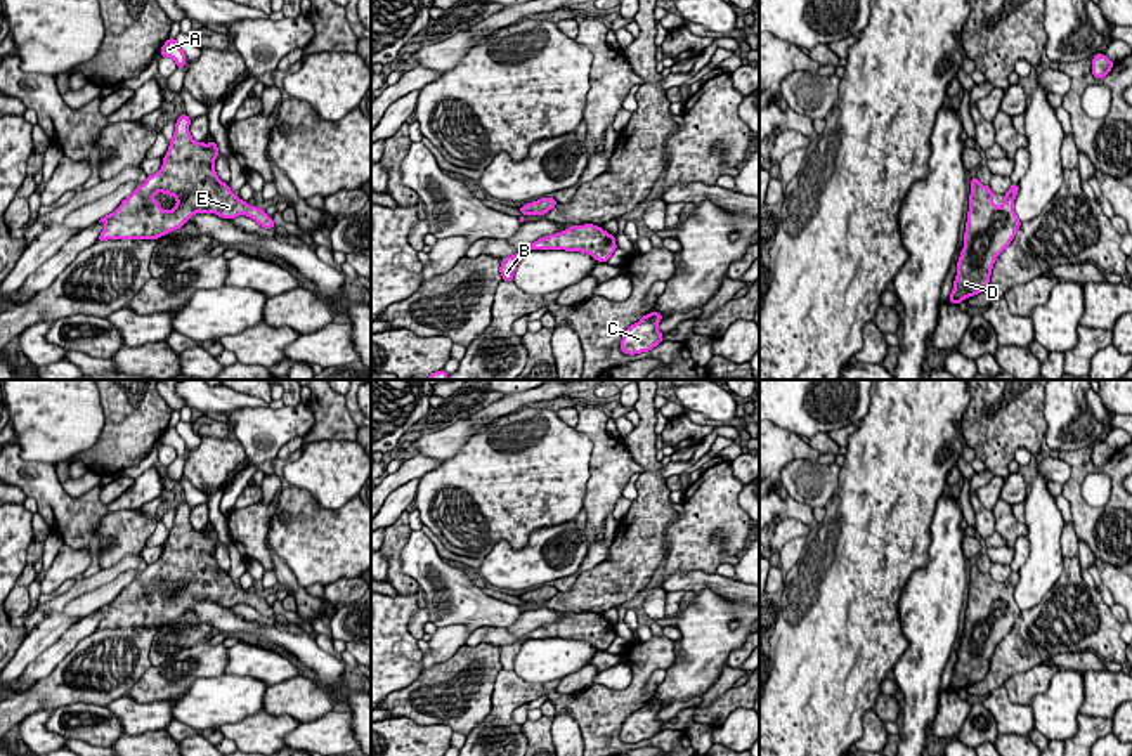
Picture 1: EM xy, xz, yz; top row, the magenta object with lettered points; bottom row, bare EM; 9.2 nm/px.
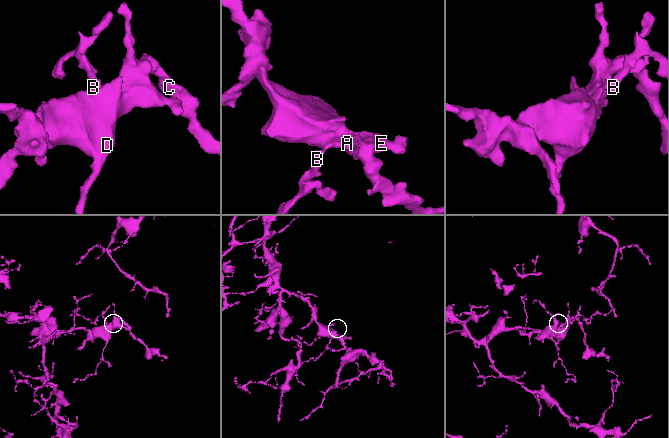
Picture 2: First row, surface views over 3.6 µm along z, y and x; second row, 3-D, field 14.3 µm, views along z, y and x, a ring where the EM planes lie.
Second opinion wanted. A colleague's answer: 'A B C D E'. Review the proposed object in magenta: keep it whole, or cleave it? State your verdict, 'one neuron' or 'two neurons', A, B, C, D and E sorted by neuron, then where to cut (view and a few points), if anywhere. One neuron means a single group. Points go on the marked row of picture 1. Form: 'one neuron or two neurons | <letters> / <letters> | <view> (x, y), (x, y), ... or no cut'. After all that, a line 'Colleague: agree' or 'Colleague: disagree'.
one neuron | A B C D E | no cut
Colleague: agree

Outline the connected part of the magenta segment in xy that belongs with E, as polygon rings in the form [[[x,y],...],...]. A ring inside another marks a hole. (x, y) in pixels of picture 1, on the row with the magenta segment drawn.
[[[184,113],[163,158],[161,168],[146,179],[121,205],[102,217],[106,227],[97,241],[107,239],[158,239],[196,213],[215,213],[222,218],[248,215],[258,225],[272,229],[274,220],[265,210],[234,196],[229,184],[215,172],[217,142],[196,142],[189,132],[191,120]],[[156,192],[173,196],[177,205],[165,212],[153,199]]]

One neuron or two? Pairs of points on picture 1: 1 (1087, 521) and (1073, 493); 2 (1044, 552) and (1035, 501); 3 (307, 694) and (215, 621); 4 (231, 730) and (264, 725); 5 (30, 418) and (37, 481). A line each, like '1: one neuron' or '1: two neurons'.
1: one neuron
2: one neuron
3: two neurons
4: one neuron
5: two neurons

